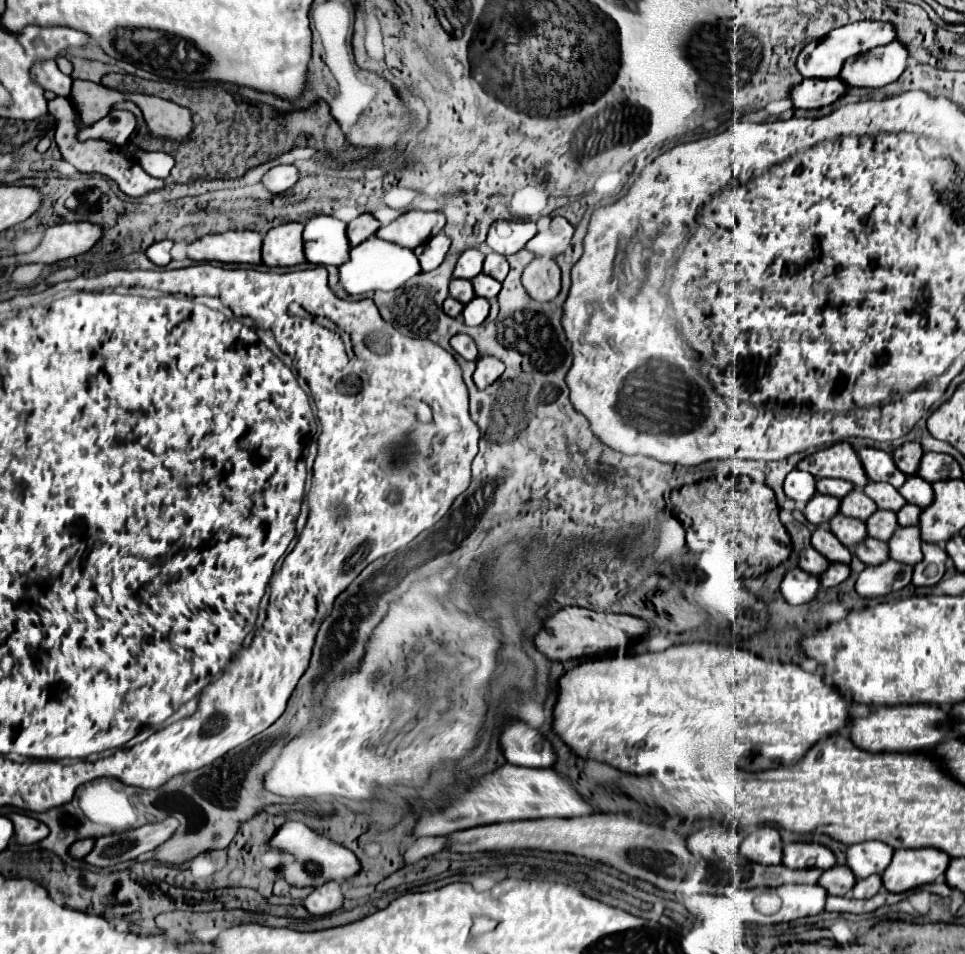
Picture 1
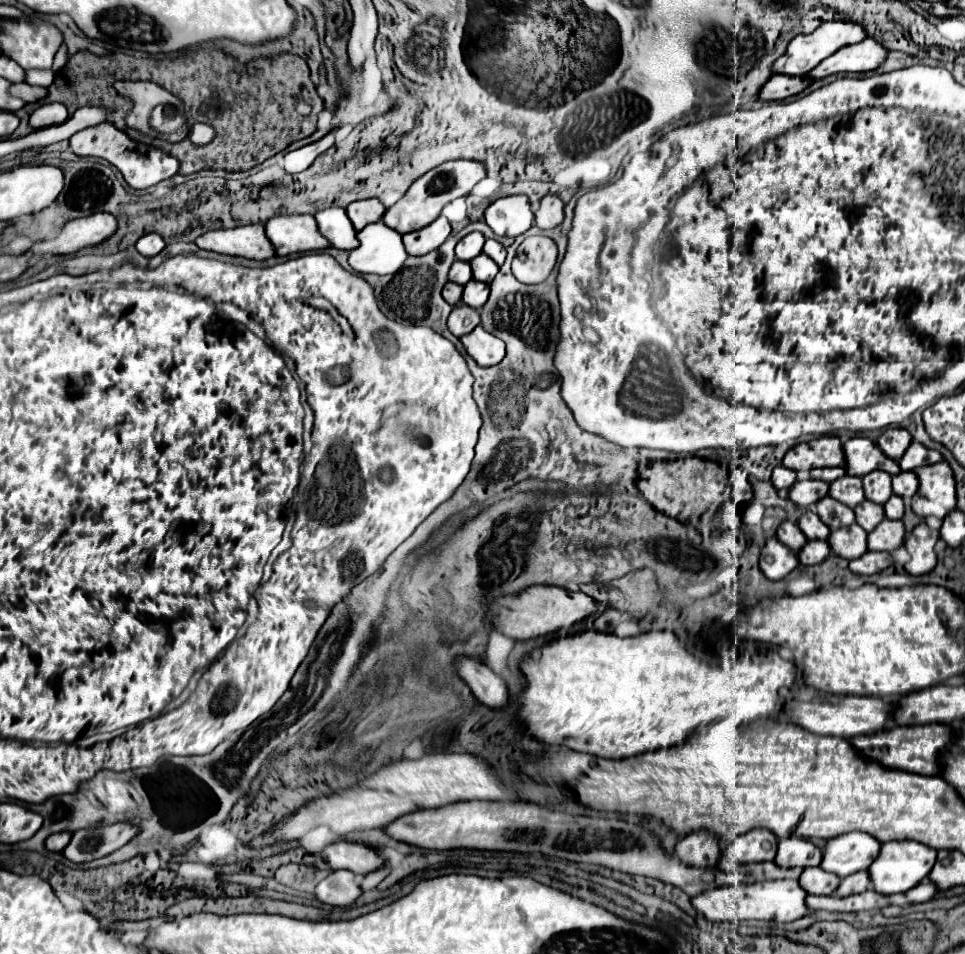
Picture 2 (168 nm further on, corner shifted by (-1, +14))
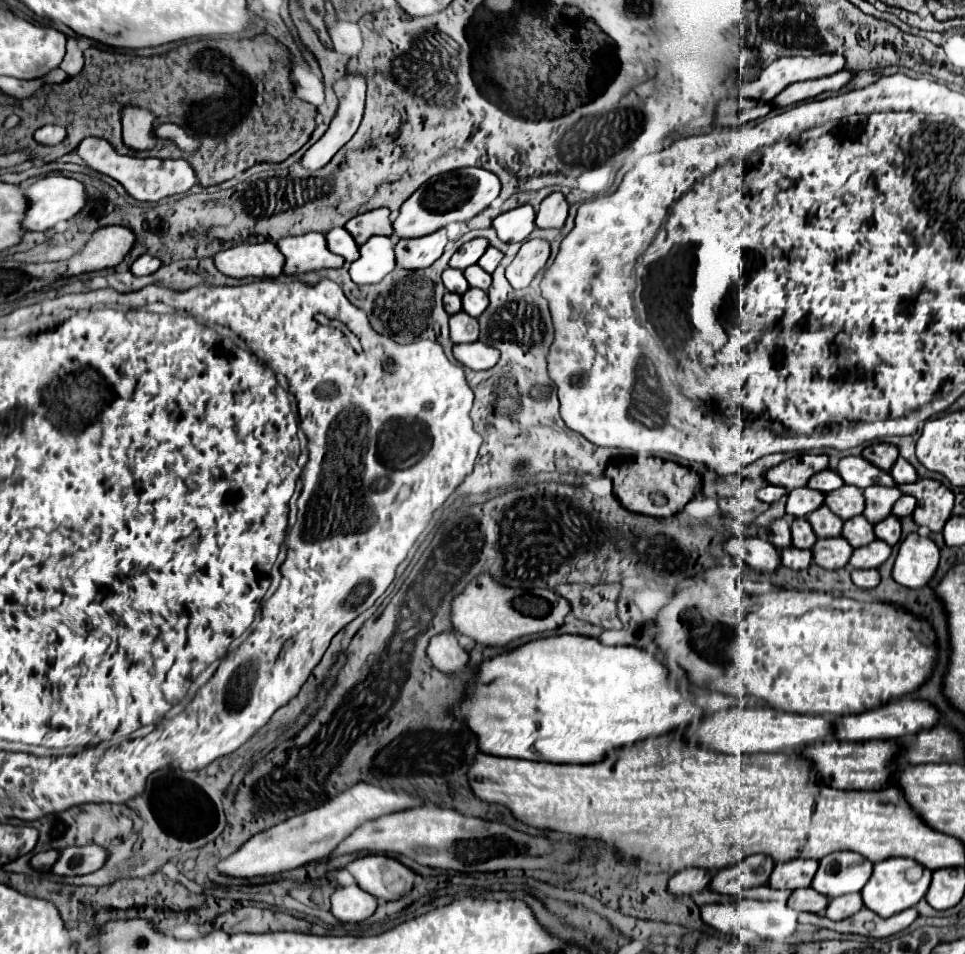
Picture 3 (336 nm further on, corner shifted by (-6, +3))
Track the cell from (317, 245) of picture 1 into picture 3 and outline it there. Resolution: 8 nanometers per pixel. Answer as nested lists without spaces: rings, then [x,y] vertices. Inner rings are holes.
[[[344,227],[332,229],[332,231],[326,235],[326,239],[328,239],[328,249],[330,249],[332,253],[336,253],[336,255],[342,255],[348,263],[352,263],[352,261],[358,257],[358,253],[360,253],[356,241],[352,239],[352,235],[350,235]]]

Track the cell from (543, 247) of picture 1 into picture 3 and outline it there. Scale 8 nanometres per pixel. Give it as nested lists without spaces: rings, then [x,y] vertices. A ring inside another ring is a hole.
[[[560,191],[548,195],[536,213],[536,225],[542,229],[562,229],[568,217],[568,203]]]

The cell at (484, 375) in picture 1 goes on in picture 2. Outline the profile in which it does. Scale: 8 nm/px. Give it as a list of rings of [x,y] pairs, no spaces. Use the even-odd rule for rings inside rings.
[[[481,324],[471,334],[465,334],[461,342],[479,366],[495,366],[505,358],[505,342],[489,334]]]

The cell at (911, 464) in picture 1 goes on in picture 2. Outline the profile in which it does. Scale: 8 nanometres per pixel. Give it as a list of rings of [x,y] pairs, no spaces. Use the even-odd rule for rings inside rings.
[[[889,428],[885,430],[879,440],[877,440],[877,446],[893,460],[901,460],[901,456],[905,454],[905,450],[909,448],[911,444],[911,434],[905,430],[905,428]]]

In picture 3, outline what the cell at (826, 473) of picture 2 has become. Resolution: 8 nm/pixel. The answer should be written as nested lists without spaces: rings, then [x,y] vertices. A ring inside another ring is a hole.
[[[832,469],[820,471],[820,473],[812,475],[810,481],[808,481],[808,487],[810,487],[810,489],[822,491],[824,495],[830,493],[830,491],[834,491],[834,489],[838,489],[838,487],[842,487],[842,485],[844,485],[844,483],[842,483],[840,475],[838,475],[836,471],[832,471]]]

